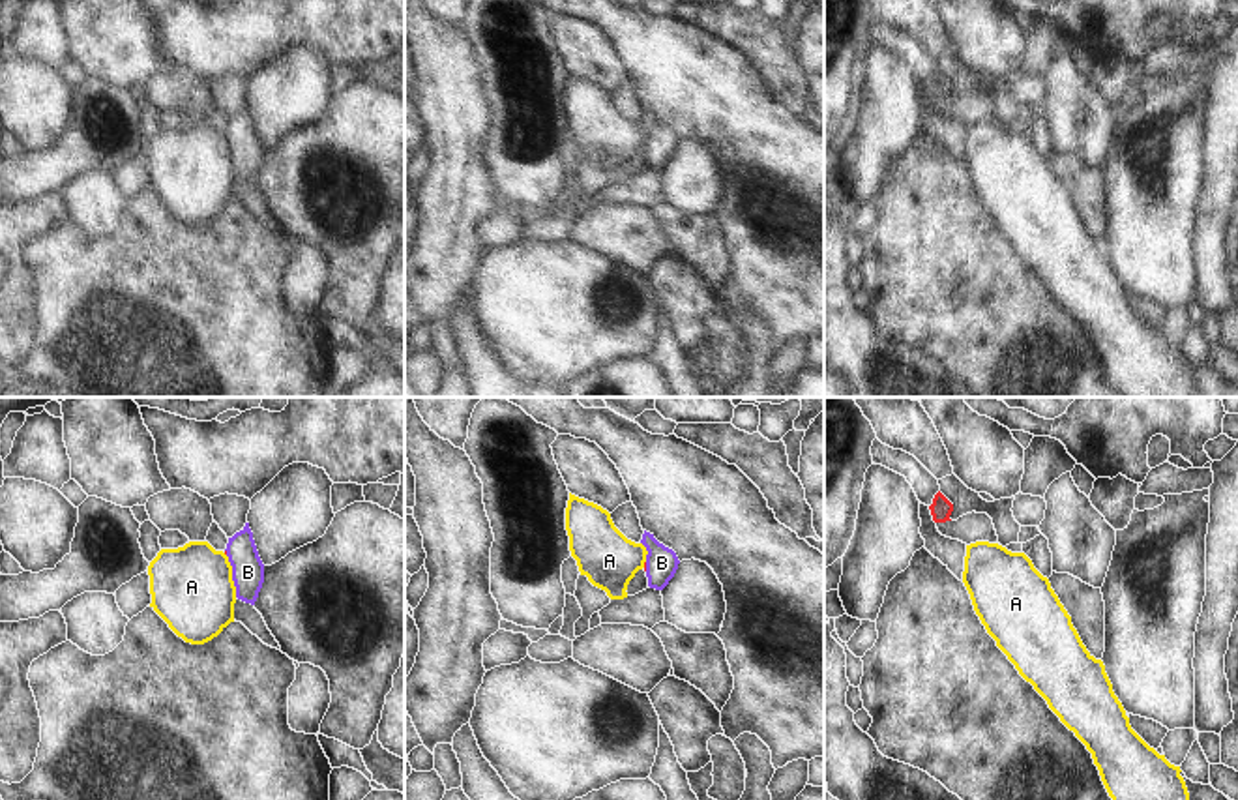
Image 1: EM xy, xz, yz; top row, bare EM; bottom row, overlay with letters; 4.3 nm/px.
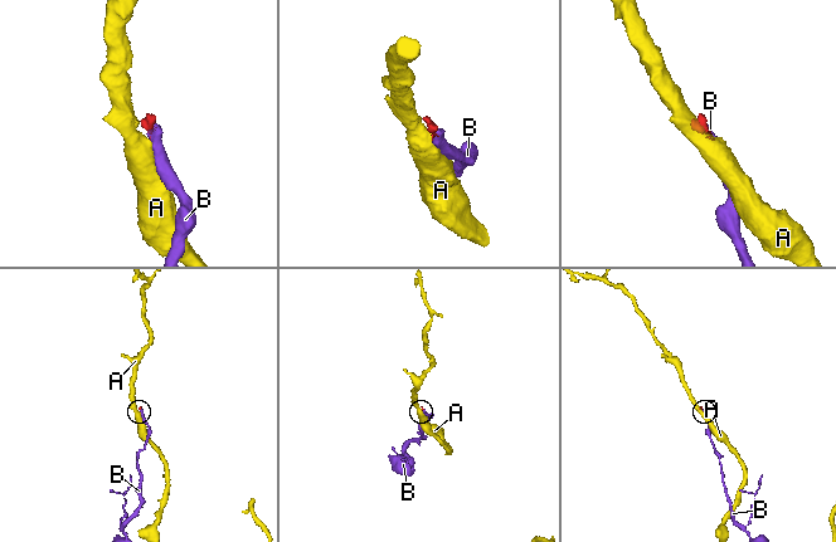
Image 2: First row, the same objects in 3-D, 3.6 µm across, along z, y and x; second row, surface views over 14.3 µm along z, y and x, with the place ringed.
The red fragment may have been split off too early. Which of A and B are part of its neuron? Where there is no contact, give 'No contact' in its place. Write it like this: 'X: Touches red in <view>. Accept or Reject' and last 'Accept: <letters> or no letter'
A: Touches red in xz. Reject
B: Touches red in xz. Accept
Accept: B

